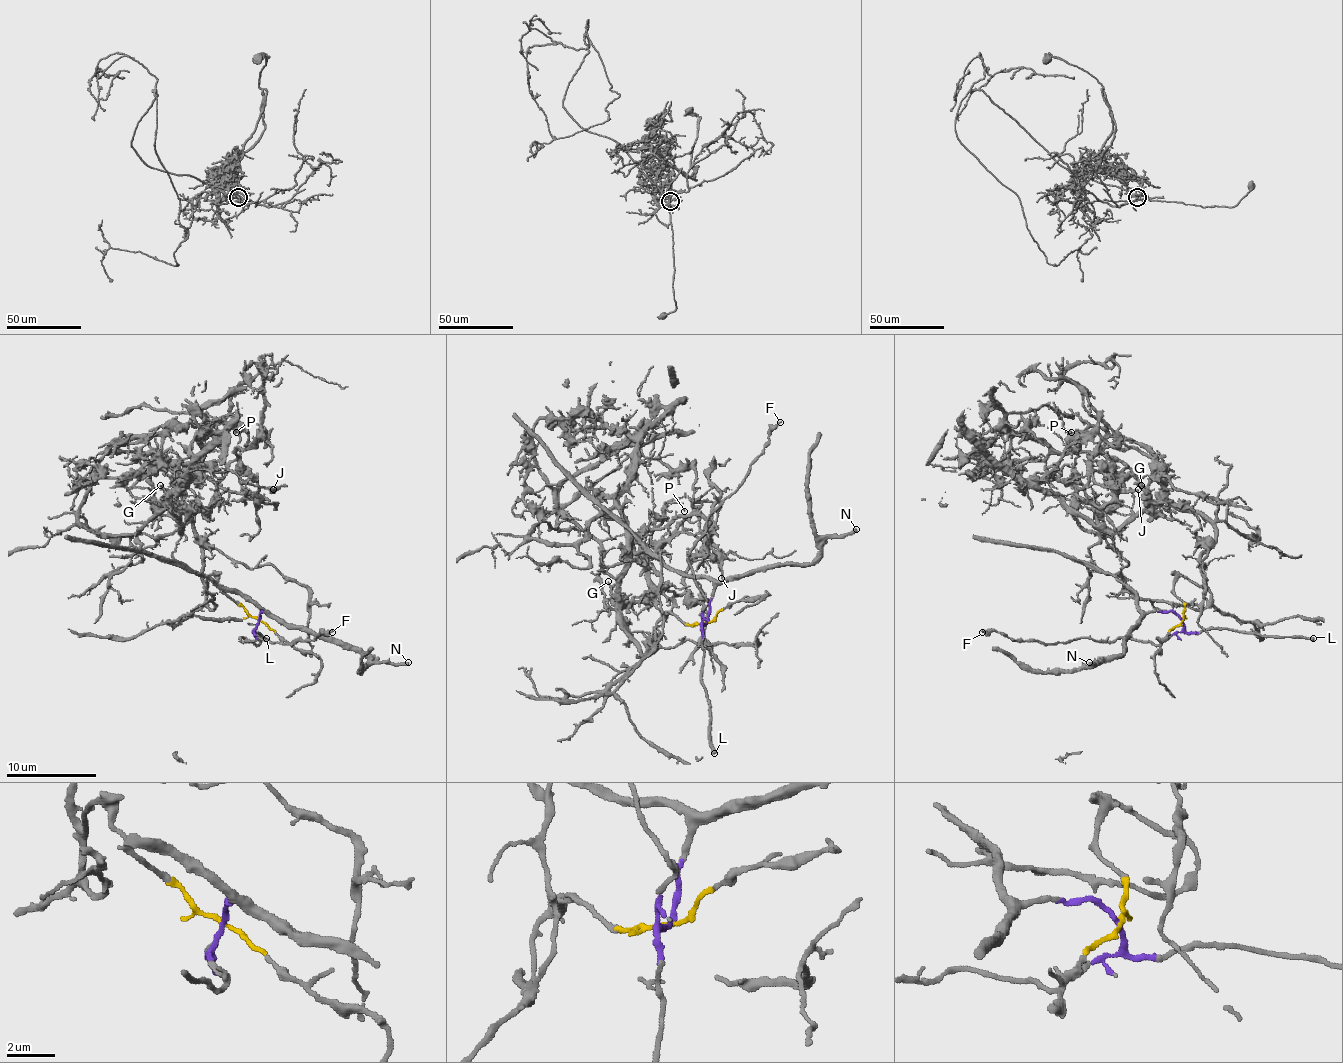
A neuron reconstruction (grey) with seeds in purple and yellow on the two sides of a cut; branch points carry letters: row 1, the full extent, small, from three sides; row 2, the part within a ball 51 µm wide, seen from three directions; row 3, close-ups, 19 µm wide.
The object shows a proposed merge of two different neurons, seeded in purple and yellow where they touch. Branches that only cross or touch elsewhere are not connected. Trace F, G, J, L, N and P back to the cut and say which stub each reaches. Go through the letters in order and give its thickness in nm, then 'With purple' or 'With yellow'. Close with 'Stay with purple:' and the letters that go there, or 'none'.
F: Thickness 280 nm. With purple
G: Thickness 180 nm. With yellow
J: Thickness 180 nm. With yellow
L: Thickness 320 nm. With purple
N: Thickness 280 nm. With purple
P: Thickness 140 nm. With yellow
Stay with purple: F, L, N

